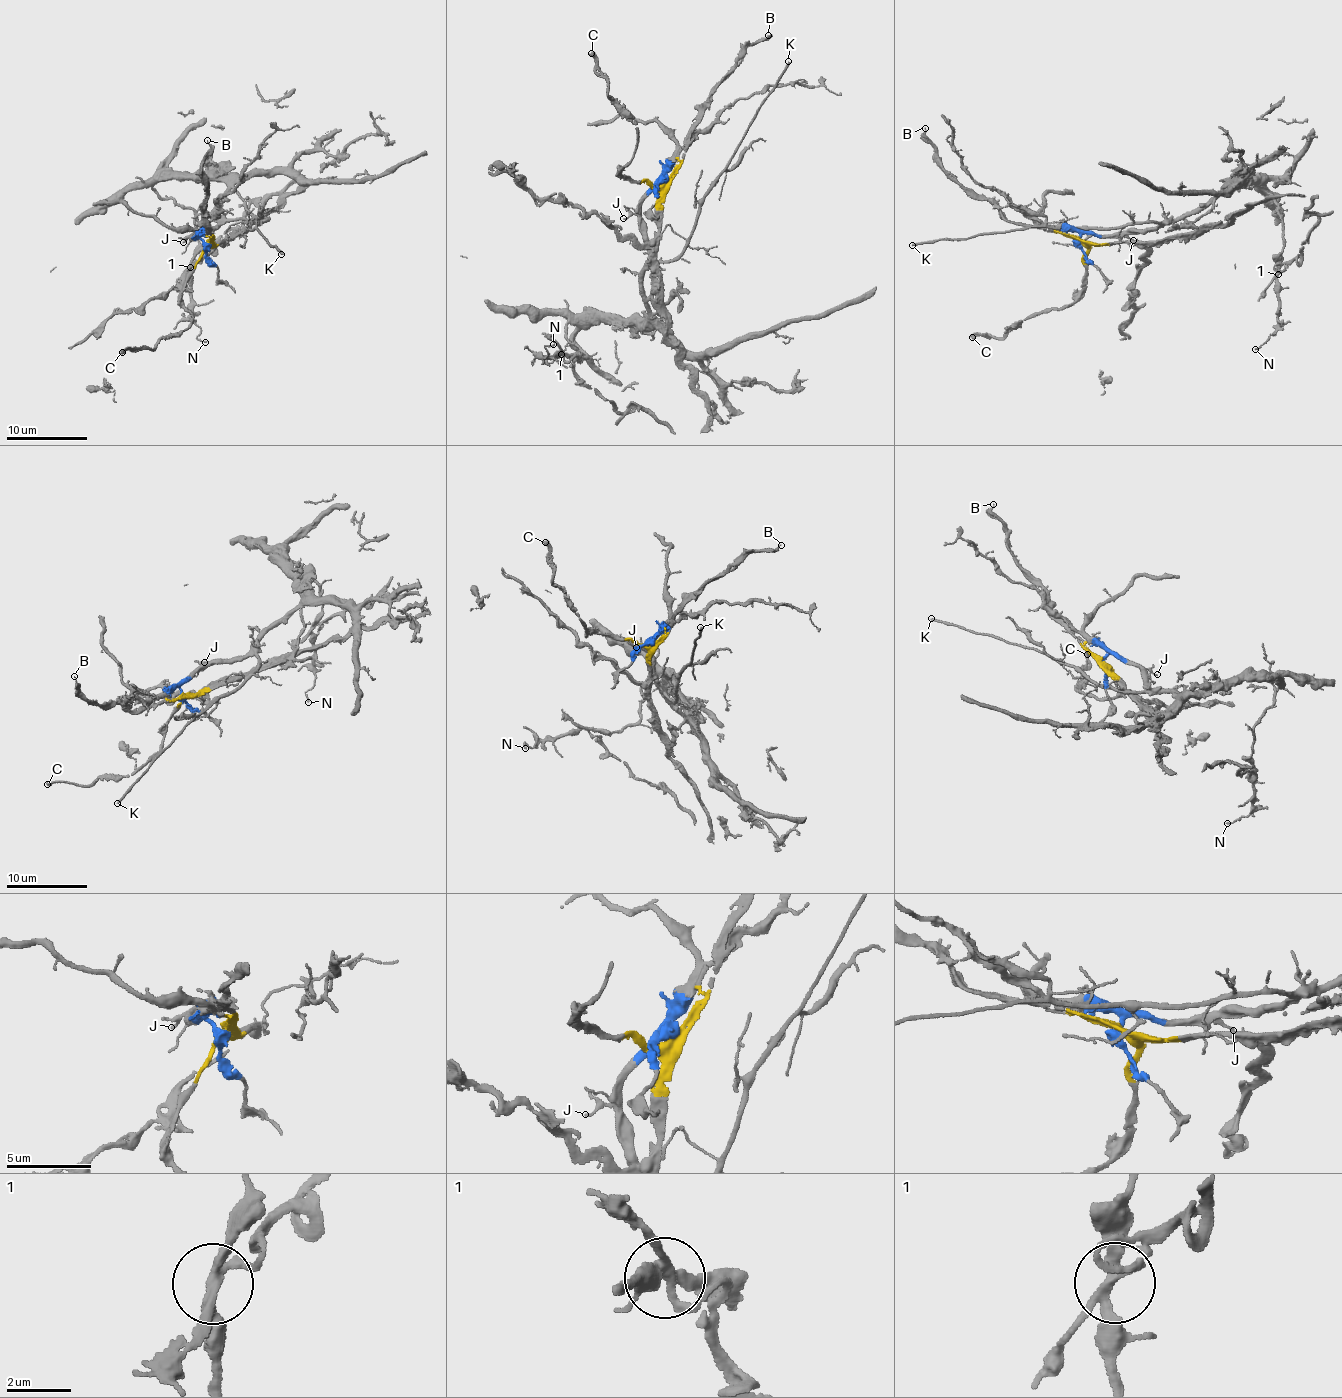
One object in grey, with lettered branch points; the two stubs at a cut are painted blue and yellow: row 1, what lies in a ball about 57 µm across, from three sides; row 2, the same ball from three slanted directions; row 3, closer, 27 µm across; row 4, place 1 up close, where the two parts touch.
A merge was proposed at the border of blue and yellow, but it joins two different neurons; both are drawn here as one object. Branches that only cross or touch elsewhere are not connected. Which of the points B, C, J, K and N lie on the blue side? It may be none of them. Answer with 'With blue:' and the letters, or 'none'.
With blue: J, K, N

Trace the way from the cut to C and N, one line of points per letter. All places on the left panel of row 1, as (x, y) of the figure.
C: (207, 245), (181, 292), (182, 302), (192, 313), (192, 320), (187, 328), (165, 336), (154, 349), (121, 353)
N: (207, 245), (192, 235), (214, 229), (225, 182), (157, 180), (157, 193), (195, 213), (192, 318), (206, 342)

